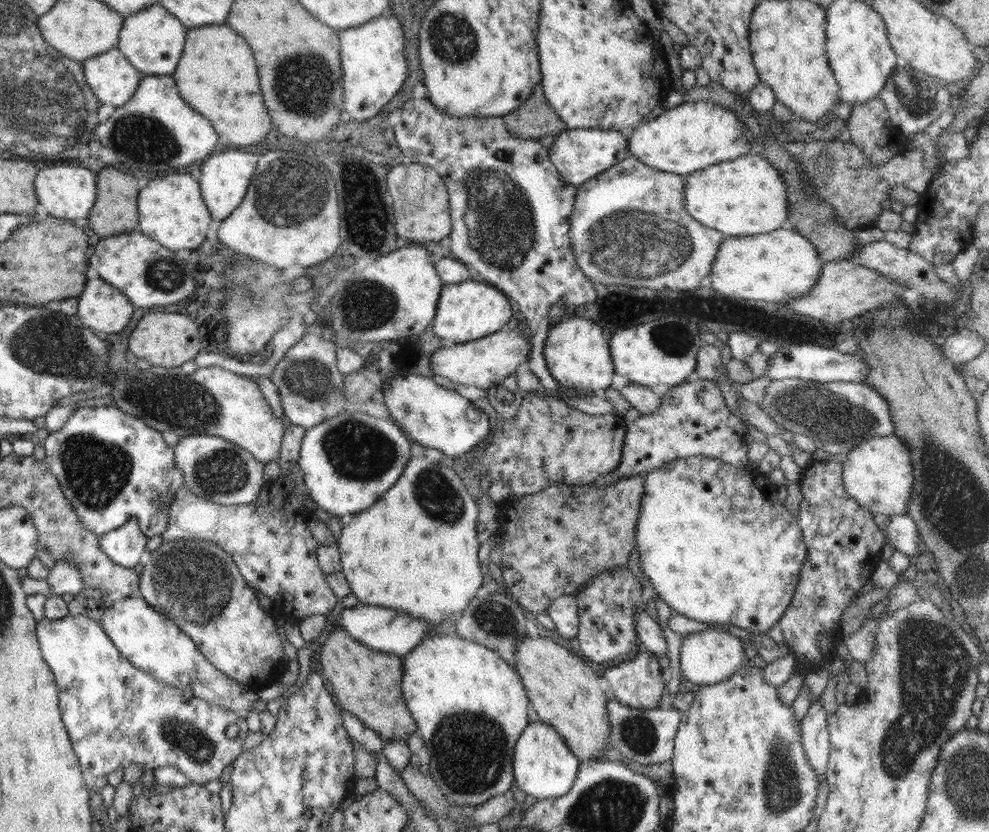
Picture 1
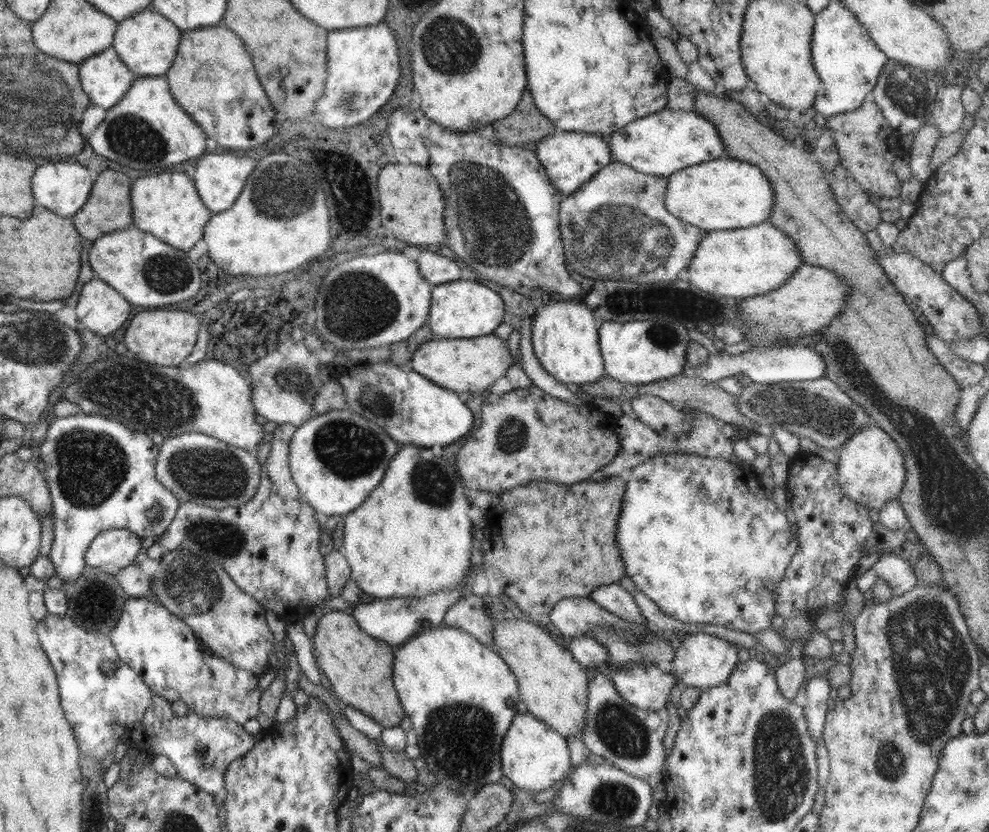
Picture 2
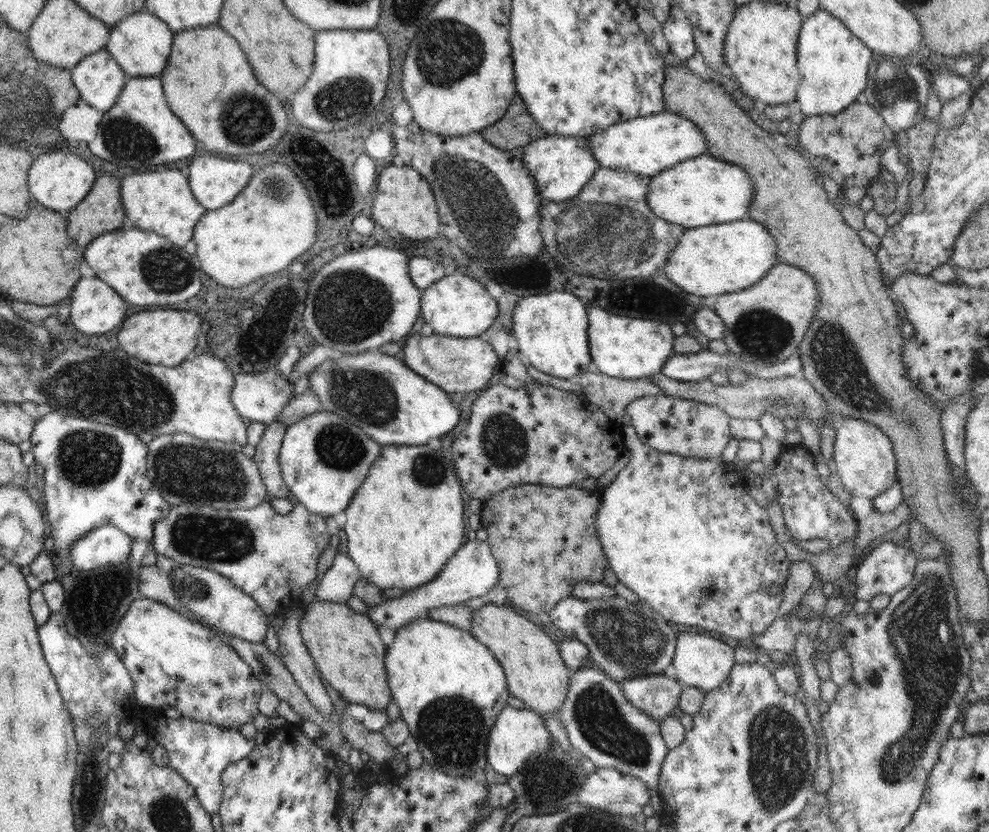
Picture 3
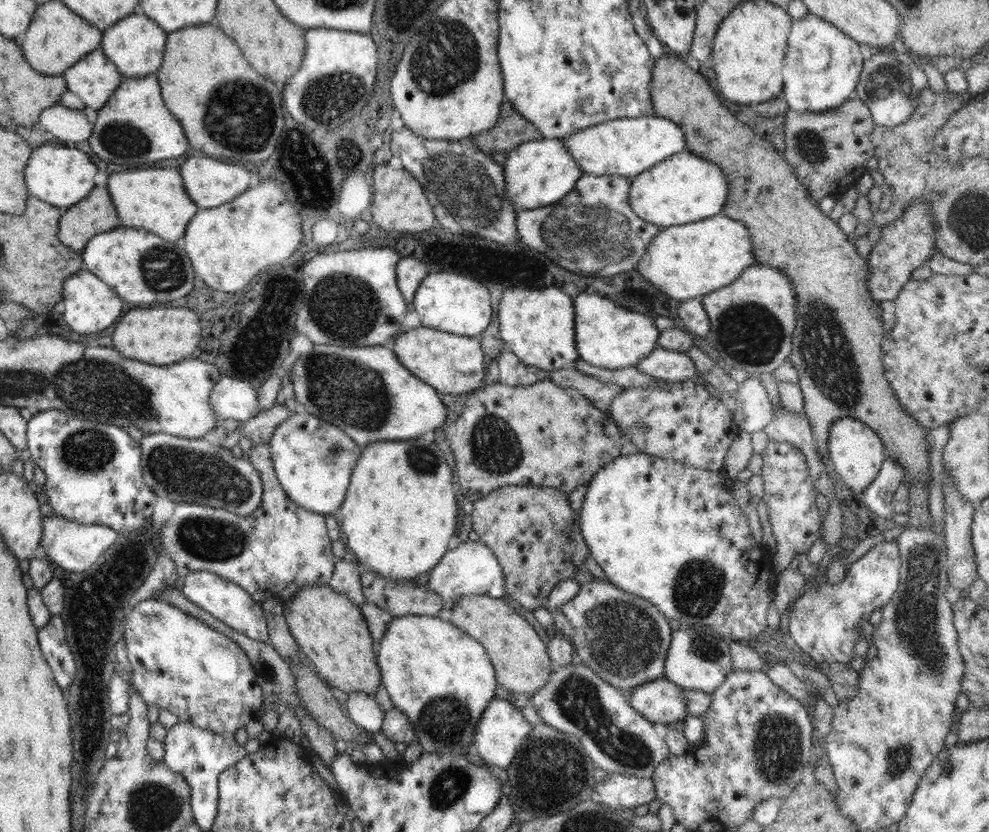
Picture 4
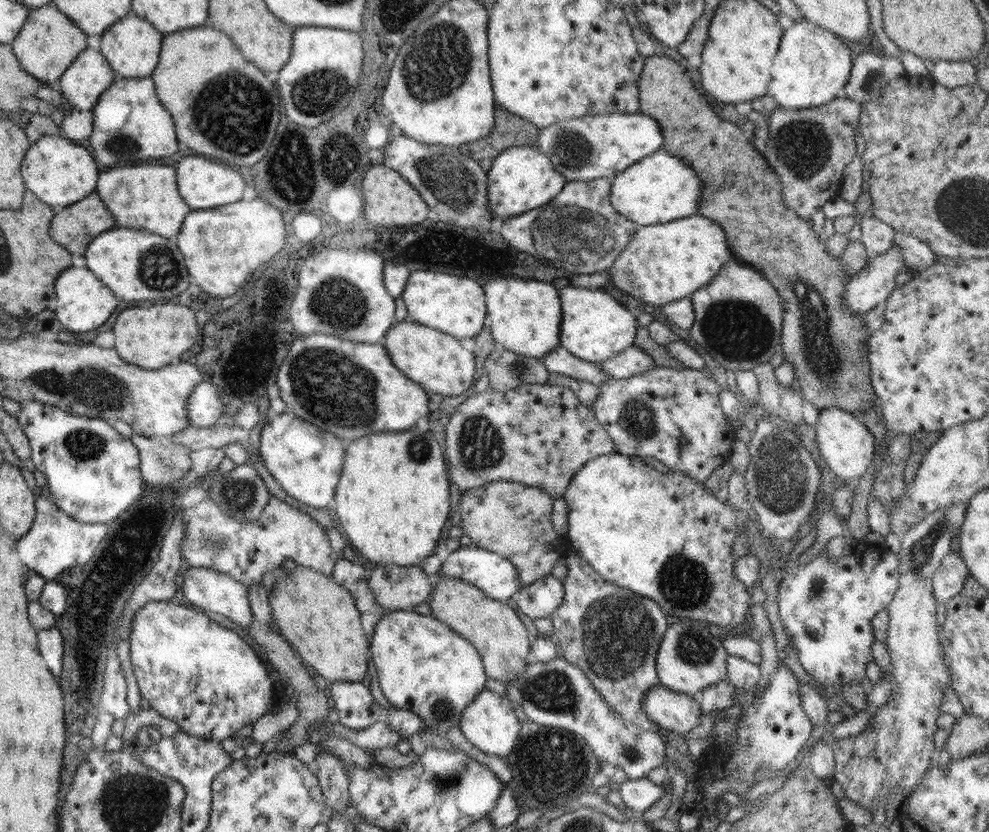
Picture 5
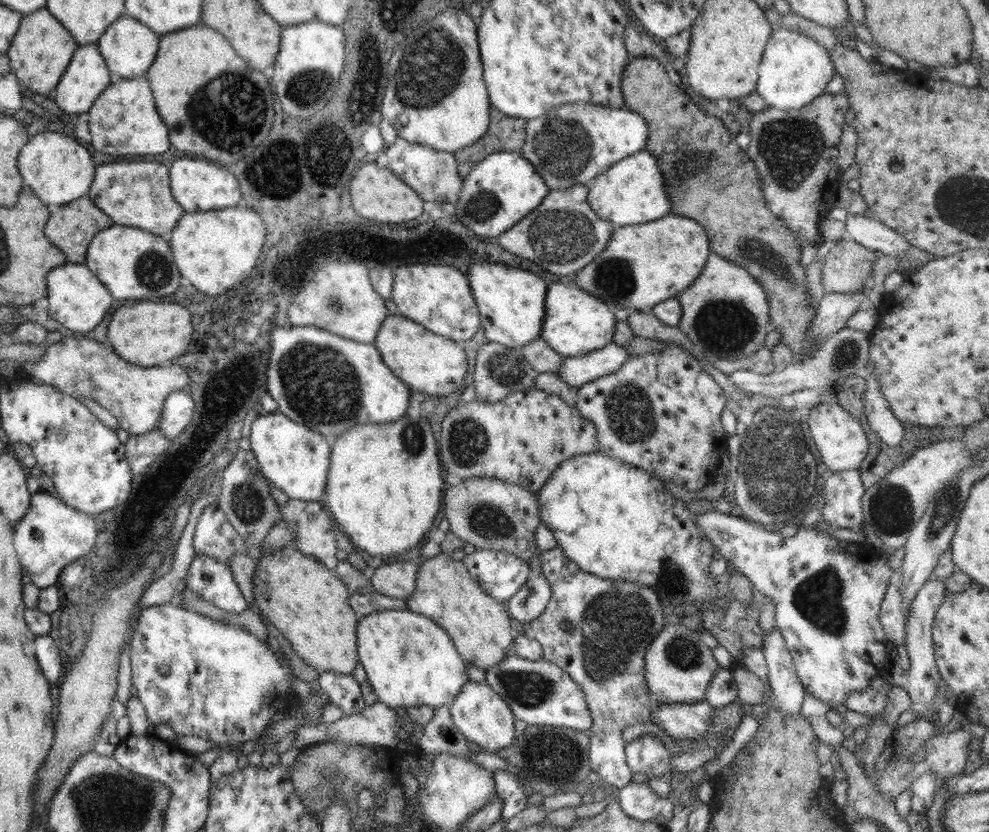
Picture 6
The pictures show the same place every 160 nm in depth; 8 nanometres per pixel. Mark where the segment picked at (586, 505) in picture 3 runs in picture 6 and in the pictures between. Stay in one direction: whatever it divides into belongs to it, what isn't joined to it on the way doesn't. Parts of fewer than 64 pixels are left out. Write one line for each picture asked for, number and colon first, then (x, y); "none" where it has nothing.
4: (534, 533)
5: (511, 519)
6: (492, 514)

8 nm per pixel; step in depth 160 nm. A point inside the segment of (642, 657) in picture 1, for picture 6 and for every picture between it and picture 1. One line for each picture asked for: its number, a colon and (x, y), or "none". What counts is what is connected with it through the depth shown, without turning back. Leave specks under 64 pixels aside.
2: (643, 685)
3: (656, 695)
4: (660, 700)
5: (678, 712)
6: (681, 721)

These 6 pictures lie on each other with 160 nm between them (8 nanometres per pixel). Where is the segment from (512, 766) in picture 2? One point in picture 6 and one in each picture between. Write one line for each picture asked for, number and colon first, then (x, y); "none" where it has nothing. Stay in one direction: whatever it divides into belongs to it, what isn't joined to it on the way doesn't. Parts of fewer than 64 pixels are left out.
3: (517, 734)
4: (502, 727)
5: (488, 722)
6: (480, 715)

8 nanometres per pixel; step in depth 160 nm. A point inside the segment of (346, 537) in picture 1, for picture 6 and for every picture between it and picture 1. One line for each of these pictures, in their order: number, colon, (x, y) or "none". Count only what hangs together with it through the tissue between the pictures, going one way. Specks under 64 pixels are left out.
2: (412, 537)
3: (406, 519)
4: (400, 510)
5: (392, 501)
6: (384, 488)

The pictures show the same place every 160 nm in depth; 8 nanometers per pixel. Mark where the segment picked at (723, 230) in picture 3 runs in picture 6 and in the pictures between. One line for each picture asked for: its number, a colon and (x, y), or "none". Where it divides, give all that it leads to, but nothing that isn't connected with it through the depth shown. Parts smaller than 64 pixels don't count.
4: (687, 261)
5: (664, 262)
6: (643, 264)

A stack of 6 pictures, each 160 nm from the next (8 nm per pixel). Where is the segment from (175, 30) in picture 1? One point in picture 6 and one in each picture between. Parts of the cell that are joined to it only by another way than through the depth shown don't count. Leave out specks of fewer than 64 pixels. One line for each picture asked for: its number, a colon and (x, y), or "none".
2: (147, 43)
3: (140, 43)
4: (135, 44)
5: (132, 46)
6: (129, 47)

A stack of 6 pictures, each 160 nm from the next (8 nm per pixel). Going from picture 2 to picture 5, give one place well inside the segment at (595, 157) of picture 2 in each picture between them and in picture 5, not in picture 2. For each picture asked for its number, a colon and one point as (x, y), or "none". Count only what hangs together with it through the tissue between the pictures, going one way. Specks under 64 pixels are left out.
3: (561, 166)
4: (538, 173)
5: (521, 178)

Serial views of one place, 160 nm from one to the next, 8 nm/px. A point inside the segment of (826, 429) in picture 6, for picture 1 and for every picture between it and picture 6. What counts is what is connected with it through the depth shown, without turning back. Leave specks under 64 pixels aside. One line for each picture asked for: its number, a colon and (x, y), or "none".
1: (878, 474)
2: (871, 469)
3: (863, 456)
4: (857, 452)
5: (848, 447)

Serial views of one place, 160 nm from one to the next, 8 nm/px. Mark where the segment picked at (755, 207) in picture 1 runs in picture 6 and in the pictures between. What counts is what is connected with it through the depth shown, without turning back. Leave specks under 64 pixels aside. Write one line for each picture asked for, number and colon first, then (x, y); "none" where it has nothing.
2: (721, 194)
3: (700, 191)
4: (683, 188)
5: (656, 189)
6: (632, 191)

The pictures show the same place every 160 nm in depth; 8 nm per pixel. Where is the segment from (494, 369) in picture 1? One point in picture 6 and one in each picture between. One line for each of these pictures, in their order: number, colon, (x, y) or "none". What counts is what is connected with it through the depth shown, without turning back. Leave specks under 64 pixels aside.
2: (470, 366)
3: (466, 365)
4: (450, 363)
5: (435, 360)
6: (435, 365)

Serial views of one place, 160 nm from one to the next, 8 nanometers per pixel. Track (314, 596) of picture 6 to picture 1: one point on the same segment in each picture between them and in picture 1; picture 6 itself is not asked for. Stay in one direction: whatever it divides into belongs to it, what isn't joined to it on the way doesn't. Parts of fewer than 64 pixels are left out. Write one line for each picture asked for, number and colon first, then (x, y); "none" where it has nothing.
1: (367, 683)
2: (360, 668)
3: (346, 647)
4: (332, 634)
5: (319, 618)

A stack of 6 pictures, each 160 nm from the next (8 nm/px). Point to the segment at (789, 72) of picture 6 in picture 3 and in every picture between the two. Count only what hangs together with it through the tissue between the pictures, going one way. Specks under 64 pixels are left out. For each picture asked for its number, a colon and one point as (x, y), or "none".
3: (832, 63)
4: (822, 66)
5: (812, 65)

